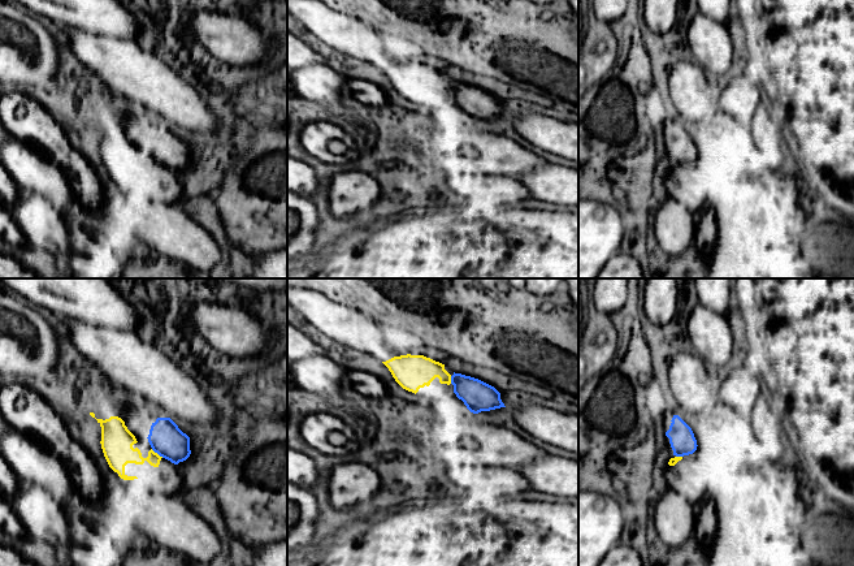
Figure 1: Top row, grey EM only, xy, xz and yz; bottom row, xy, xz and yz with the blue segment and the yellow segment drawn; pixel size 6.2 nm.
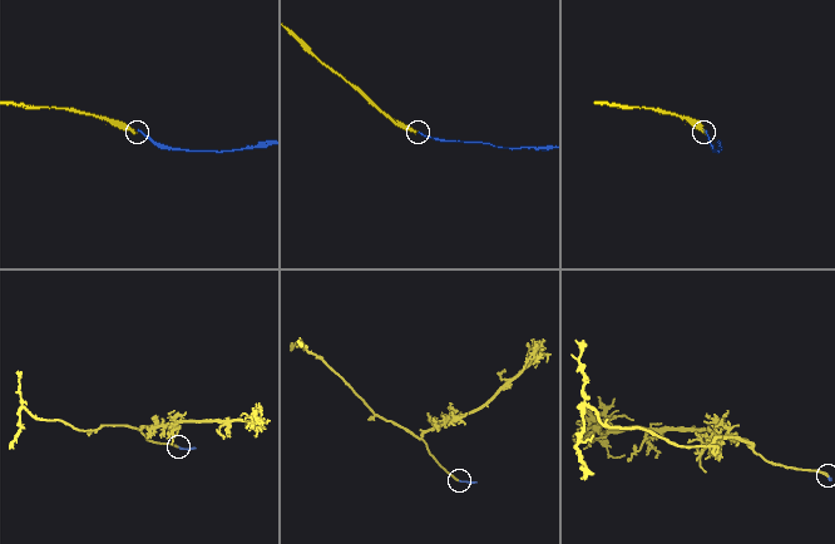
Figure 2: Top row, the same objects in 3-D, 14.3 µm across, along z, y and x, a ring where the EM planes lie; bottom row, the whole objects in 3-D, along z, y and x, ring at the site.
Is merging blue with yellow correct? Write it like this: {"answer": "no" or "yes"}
{"answer": "no"}

